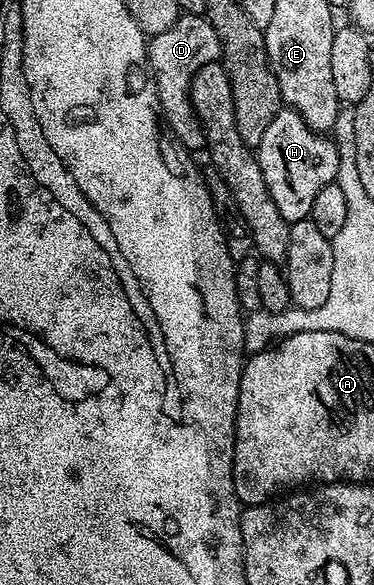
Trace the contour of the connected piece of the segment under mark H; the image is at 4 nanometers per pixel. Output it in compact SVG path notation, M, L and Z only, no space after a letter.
M282 107L275 119L271 119L255 152L263 171L263 183L267 183L267 191L271 191L275 207L279 207L279 215L283 215L283 219L290 223L306 220L315 203L315 195L319 195L323 187L336 182L339 171L336 141L332 136L316 133L314 129L307 127L302 117L288 107Z

